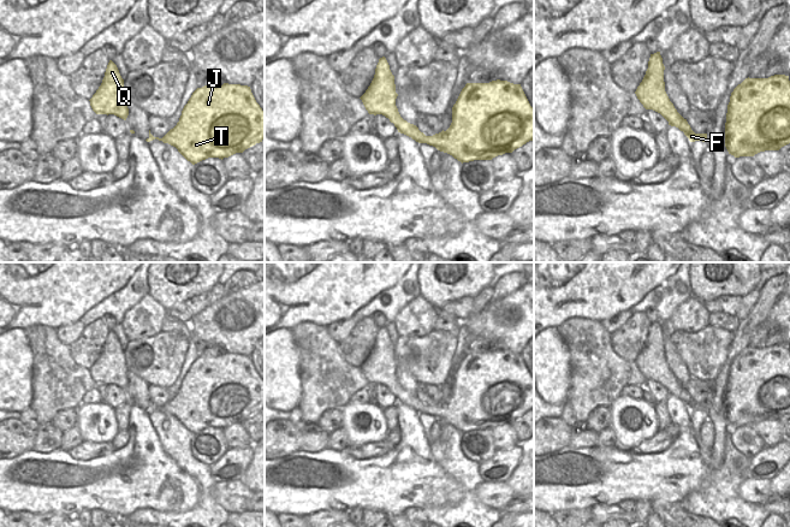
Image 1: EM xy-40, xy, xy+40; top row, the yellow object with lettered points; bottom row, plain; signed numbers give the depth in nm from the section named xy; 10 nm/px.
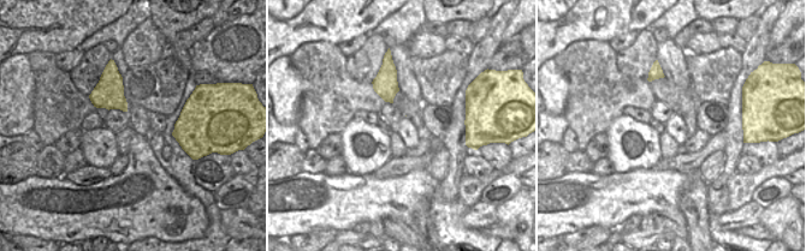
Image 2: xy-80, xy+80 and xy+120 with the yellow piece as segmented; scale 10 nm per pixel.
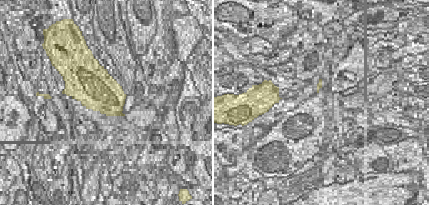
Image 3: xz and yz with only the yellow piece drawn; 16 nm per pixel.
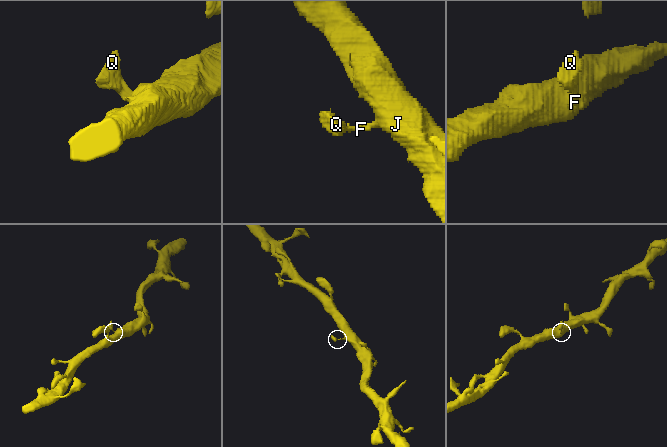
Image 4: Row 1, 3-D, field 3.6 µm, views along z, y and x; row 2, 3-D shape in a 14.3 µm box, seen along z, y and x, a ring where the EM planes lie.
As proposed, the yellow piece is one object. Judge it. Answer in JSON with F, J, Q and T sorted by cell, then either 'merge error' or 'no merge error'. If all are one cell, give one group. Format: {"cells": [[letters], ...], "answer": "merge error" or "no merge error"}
{"cells": [["F", "J", "Q", "T"]], "answer": "no merge error"}

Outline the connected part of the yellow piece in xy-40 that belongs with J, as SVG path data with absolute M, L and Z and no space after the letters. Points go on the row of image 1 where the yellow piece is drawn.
M224 83L216 88L197 88L182 111L177 125L162 138L154 137L149 130L145 140L162 141L178 149L192 165L208 158L228 158L262 142L265 138L265 111L256 102L250 87Z

